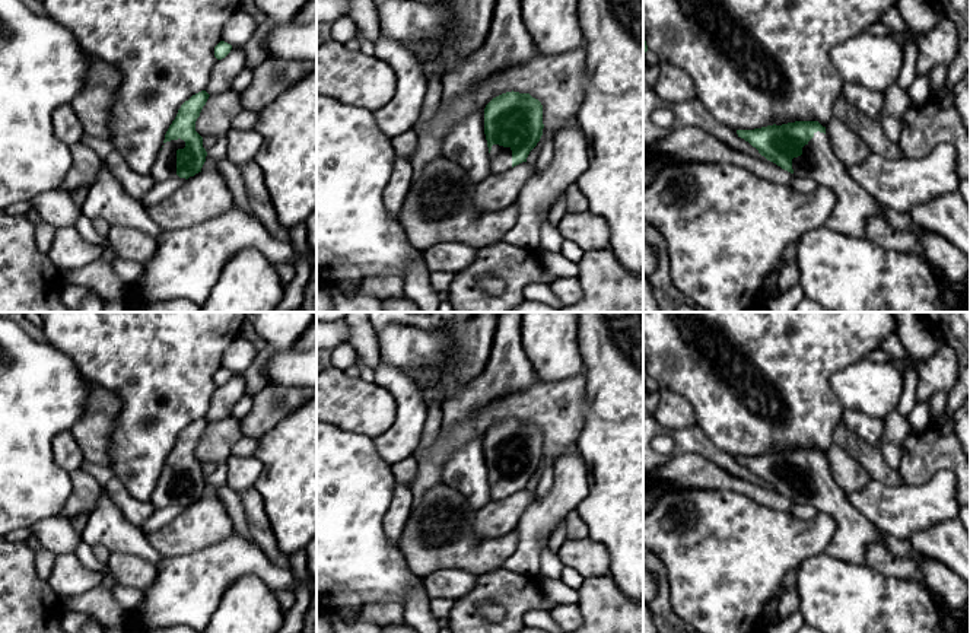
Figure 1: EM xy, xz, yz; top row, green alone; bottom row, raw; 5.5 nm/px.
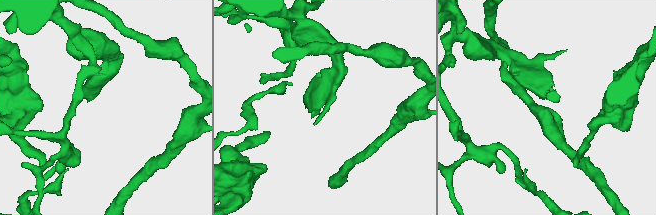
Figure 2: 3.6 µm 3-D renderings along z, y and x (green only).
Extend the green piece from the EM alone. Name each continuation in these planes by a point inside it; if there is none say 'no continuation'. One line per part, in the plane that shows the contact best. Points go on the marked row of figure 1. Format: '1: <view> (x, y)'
1: xy (165, 167)

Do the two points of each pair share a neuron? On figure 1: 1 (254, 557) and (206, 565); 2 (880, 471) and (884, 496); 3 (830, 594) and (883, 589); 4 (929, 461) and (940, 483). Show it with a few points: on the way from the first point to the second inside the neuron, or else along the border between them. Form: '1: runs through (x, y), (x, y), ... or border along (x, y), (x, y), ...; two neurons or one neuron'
1: runs through (242, 557), (232, 557), (218, 565); one neuron
2: border along (872, 479), (893, 486), (902, 484); two neurons
3: runs through (843, 594), (870, 594); one neuron
4: border along (954, 474), (940, 470), (921, 484), (903, 484); two neurons

